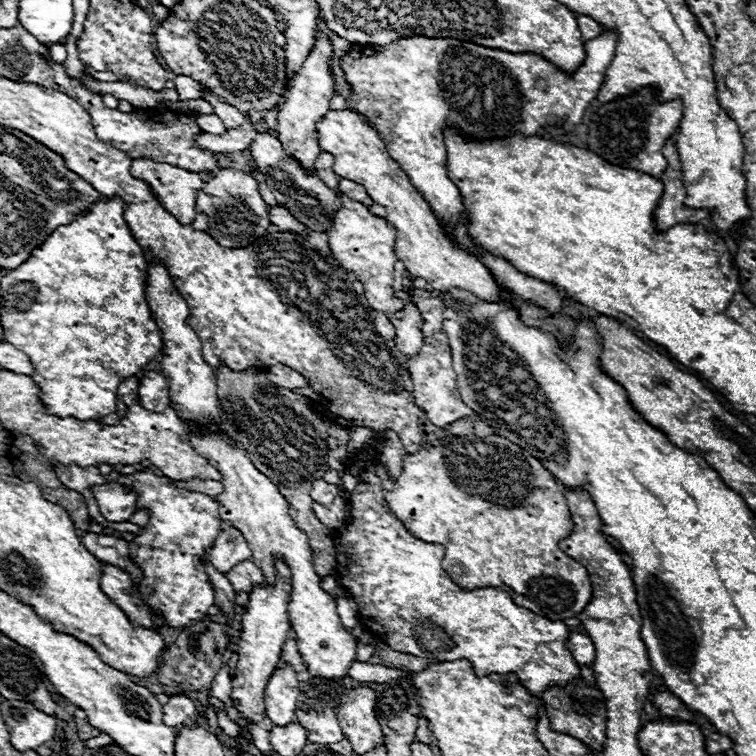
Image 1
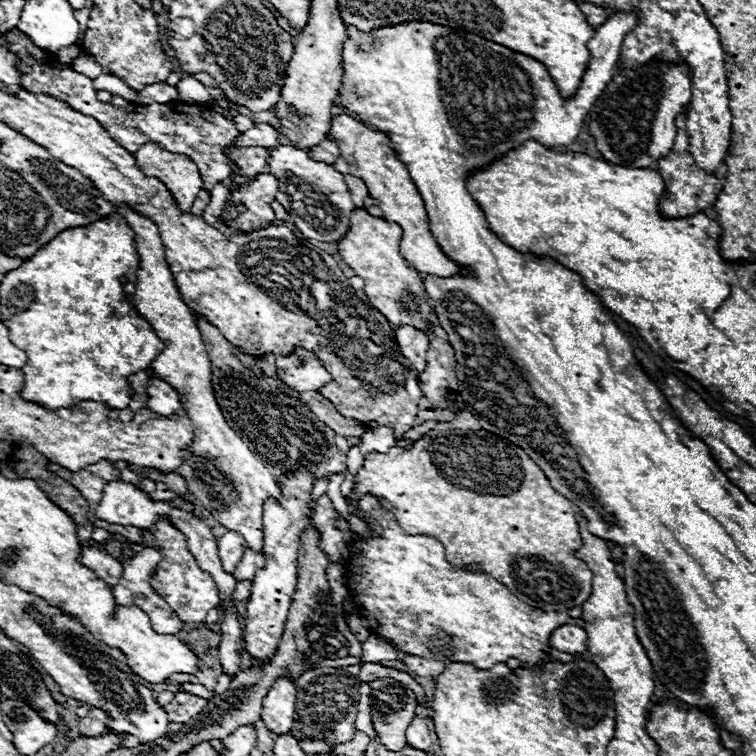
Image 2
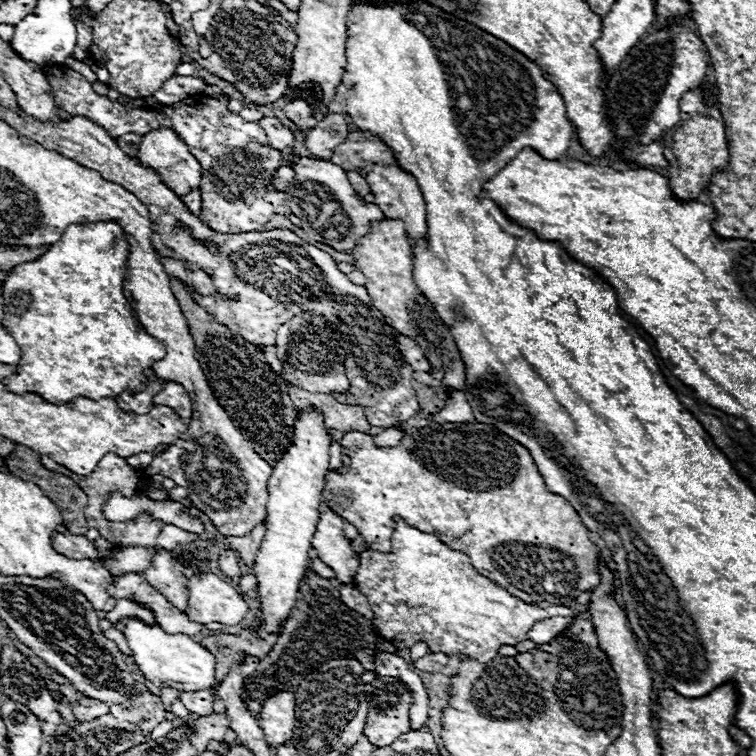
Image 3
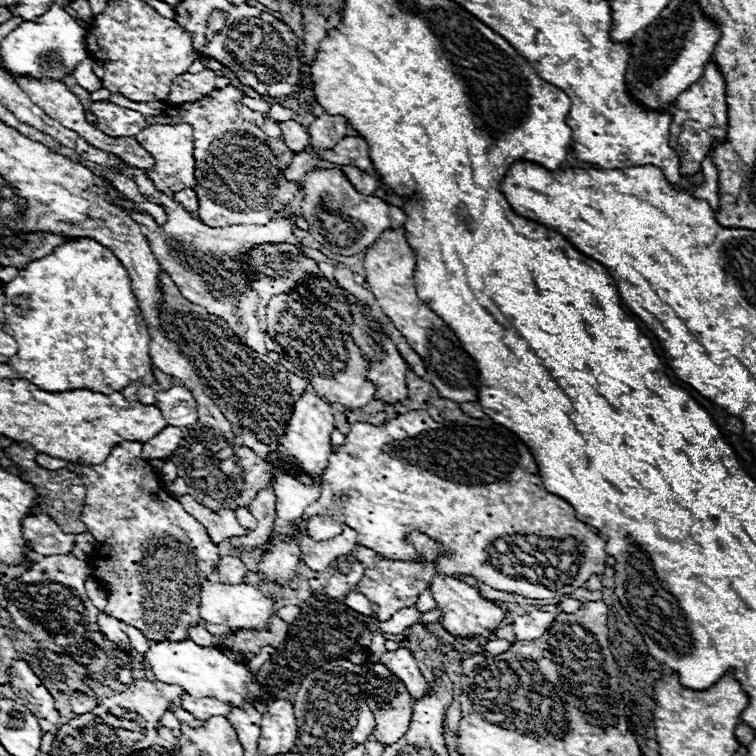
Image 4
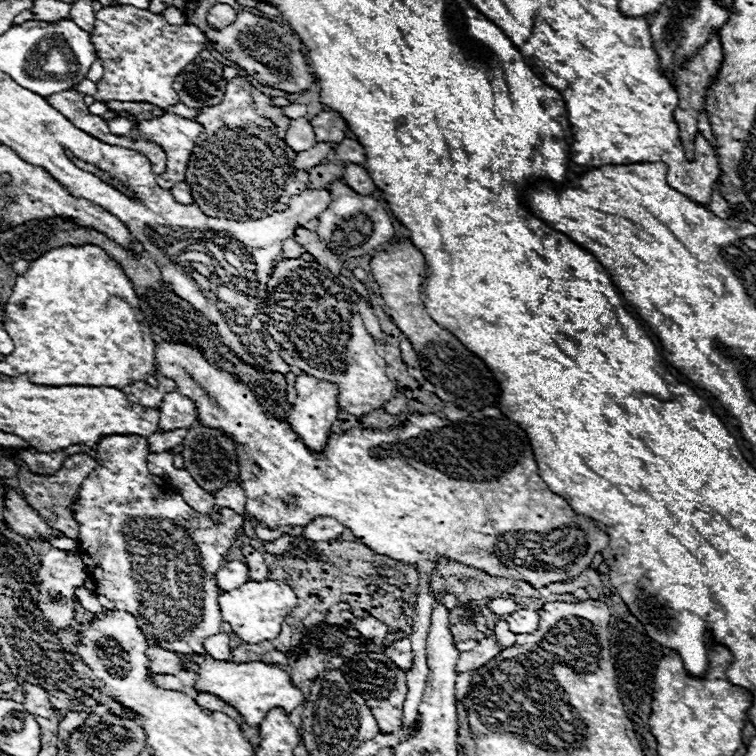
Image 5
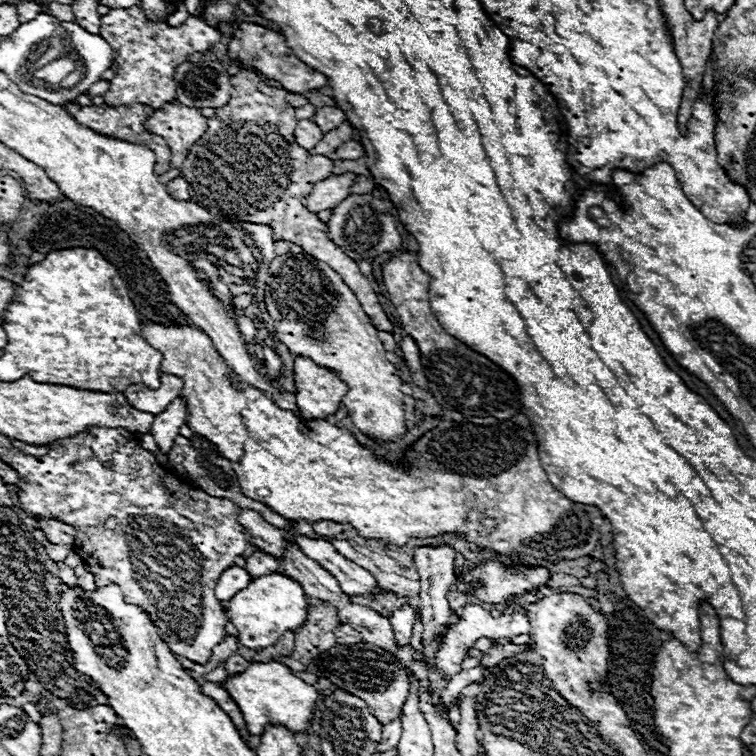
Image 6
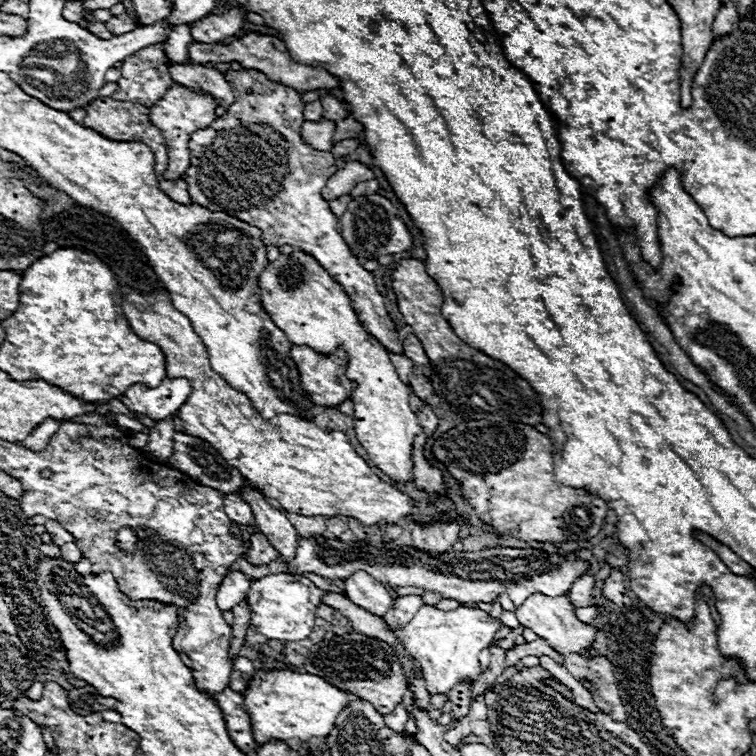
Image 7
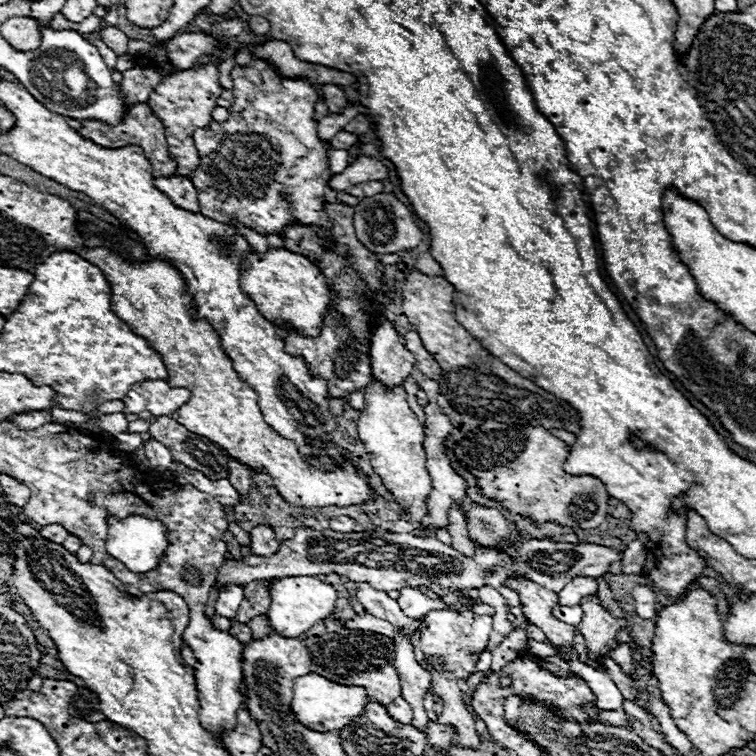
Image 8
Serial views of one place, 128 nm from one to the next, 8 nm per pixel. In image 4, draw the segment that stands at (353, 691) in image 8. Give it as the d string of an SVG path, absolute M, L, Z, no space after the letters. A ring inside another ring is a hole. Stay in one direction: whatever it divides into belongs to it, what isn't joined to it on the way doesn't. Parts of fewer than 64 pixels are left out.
M168 638L162 642L150 642L148 652L144 654L144 662L150 666L156 680L164 684L178 684L190 696L196 696L196 698L216 696L218 700L230 702L234 706L242 704L244 700L258 702L260 682L248 674L242 662L232 662L218 648L198 646L190 638L180 642L170 642Z

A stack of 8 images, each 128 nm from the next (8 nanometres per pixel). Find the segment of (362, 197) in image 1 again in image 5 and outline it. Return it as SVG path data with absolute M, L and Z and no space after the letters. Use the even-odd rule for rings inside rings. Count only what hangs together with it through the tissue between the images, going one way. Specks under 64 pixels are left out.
M346 164L346 170L344 170L344 176L342 180L354 190L354 192L360 192L362 196L366 194L372 194L376 190L376 184L372 182L368 170L364 166L356 166L356 164Z

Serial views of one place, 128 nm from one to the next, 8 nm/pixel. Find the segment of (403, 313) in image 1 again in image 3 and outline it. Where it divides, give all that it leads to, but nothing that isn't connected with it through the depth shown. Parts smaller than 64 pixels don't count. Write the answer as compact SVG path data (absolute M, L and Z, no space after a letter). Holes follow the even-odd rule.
M399 335L396 342L398 342L398 350L402 352L404 360L412 366L414 372L430 372L430 362L424 356L424 350L412 338Z

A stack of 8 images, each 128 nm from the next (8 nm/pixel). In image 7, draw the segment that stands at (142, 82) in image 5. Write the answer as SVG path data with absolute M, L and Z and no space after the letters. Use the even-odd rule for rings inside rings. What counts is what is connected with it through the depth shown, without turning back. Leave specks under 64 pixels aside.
M232 8L228 14L220 14L220 16L204 16L196 22L190 24L190 34L192 34L192 42L220 42L228 36L234 36L240 28L242 28L242 12L238 12L236 8ZM124 12L124 14L118 14L118 16L112 16L108 22L106 22L106 28L114 34L114 36L120 36L124 32L132 32L138 28L138 24ZM152 44L128 56L122 62L122 76L118 80L118 90L110 96L122 102L138 102L146 108L154 106L166 90L174 84L170 78L170 60L164 54L164 44Z

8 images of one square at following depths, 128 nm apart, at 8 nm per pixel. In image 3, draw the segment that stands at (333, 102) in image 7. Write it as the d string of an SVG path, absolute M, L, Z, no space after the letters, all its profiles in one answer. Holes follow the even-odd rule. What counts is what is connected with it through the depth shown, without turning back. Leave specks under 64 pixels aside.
M330 112L314 130L306 134L306 148L312 156L330 160L334 148L344 142L346 134L348 134L348 122L344 114Z

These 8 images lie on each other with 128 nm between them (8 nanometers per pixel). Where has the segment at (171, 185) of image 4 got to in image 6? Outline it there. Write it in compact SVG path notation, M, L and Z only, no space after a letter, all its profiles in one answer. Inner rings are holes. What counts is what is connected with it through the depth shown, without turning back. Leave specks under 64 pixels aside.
M178 102L166 104L144 122L144 128L148 128L148 132L156 132L156 136L164 136L168 148L172 150L170 170L158 176L162 184L180 176L182 162L186 160L190 146L206 132L206 122L208 120L200 116L196 108L188 108Z

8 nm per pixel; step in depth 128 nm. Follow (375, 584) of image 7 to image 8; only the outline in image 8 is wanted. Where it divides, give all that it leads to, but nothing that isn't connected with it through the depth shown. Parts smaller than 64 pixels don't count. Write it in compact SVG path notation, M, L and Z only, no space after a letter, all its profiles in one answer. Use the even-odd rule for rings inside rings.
M368 582L356 584L356 600L372 616L380 616L380 618L384 618L396 626L408 626L410 630L418 628L418 620L404 616L396 600L388 598L388 594L382 590L374 590Z

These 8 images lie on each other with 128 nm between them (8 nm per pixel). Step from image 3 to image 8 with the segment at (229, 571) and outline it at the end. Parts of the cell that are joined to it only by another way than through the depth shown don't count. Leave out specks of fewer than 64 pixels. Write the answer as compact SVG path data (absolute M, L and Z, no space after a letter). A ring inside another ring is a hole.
M226 584L220 594L218 600L214 604L214 610L218 616L226 616L226 618L234 618L236 610L240 608L244 600L244 586L240 584Z

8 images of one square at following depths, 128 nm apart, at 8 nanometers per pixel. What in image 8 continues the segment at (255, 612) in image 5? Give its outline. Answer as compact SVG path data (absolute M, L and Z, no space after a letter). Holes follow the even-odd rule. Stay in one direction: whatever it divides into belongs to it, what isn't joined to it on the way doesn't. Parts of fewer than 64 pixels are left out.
M288 576L288 578L272 578L270 580L270 608L266 610L266 618L274 632L284 638L298 638L306 630L310 630L318 620L324 620L332 614L338 592L332 584L320 582L316 576Z

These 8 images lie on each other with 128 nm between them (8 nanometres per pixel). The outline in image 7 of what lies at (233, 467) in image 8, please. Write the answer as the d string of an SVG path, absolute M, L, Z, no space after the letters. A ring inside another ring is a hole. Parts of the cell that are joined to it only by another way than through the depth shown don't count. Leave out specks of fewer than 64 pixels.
M244 486L244 494L242 494L244 502L250 504L252 512L256 514L256 522L258 522L258 528L260 532L270 540L270 544L278 550L280 558L284 562L288 560L294 560L296 556L296 548L298 548L298 532L294 530L294 526L288 522L288 518L278 512L276 508L272 508L266 498L254 490L252 486Z

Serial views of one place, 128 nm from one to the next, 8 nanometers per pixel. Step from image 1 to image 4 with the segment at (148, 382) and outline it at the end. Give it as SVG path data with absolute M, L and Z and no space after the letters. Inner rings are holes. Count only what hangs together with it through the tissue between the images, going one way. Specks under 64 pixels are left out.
M184 386L156 392L156 406L162 410L170 426L190 426L196 422L196 400Z

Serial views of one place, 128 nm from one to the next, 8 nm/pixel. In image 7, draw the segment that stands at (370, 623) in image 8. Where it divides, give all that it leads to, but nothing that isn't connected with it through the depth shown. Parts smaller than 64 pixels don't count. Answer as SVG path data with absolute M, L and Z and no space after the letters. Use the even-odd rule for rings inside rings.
M424 604L420 612L402 630L392 632L398 636L398 640L404 642L406 652L420 662L426 674L428 692L440 694L452 690L460 678L474 678L482 672L478 654L482 652L482 648L488 648L500 626L502 622L498 618L492 618L490 614L474 606L460 606L456 610L444 612Z

